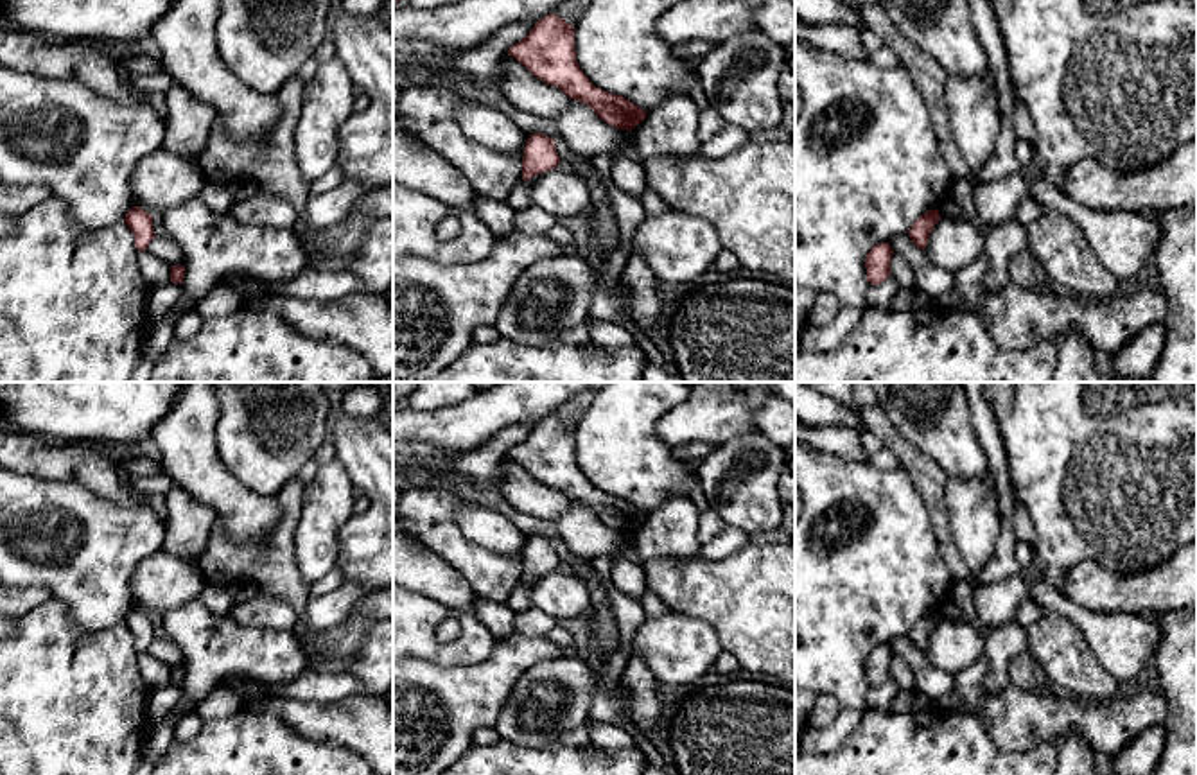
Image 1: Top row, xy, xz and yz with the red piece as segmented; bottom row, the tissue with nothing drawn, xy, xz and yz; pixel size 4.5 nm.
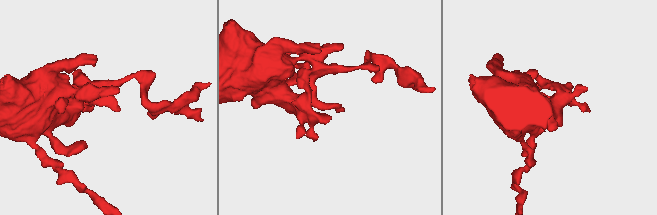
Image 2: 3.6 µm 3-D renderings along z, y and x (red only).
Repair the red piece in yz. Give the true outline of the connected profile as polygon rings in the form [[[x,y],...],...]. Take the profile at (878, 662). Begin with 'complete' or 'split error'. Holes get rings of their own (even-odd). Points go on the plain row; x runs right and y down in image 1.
complete | [[[888,644],[876,646],[869,653],[865,660],[865,671],[867,671],[867,682],[870,684],[870,687],[878,687],[890,678],[892,657],[894,653]]]

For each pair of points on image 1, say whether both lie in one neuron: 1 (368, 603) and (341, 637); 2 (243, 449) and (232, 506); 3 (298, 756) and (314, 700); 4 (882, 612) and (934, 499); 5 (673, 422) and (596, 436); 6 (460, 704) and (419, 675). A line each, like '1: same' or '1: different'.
1: same
2: different
3: different
4: different
5: different
6: same

